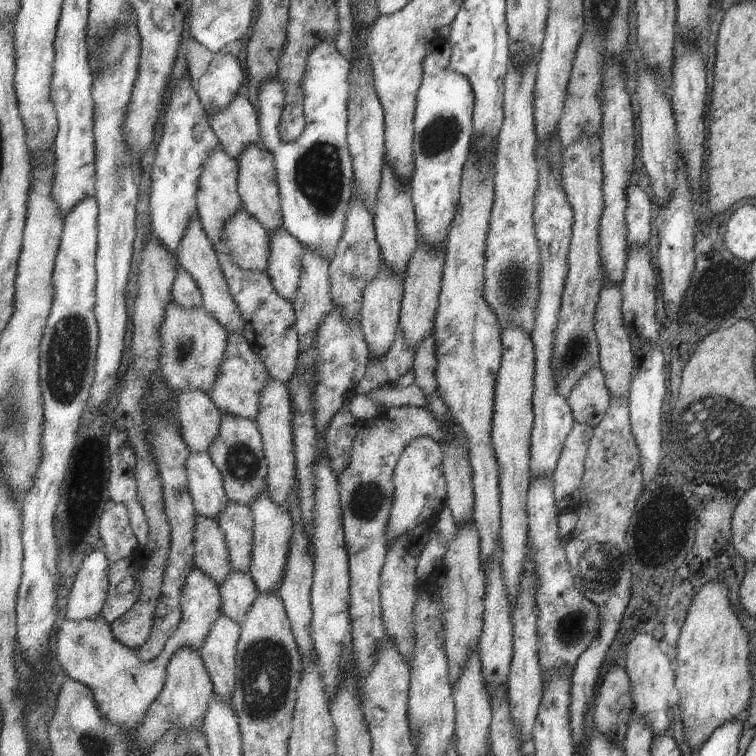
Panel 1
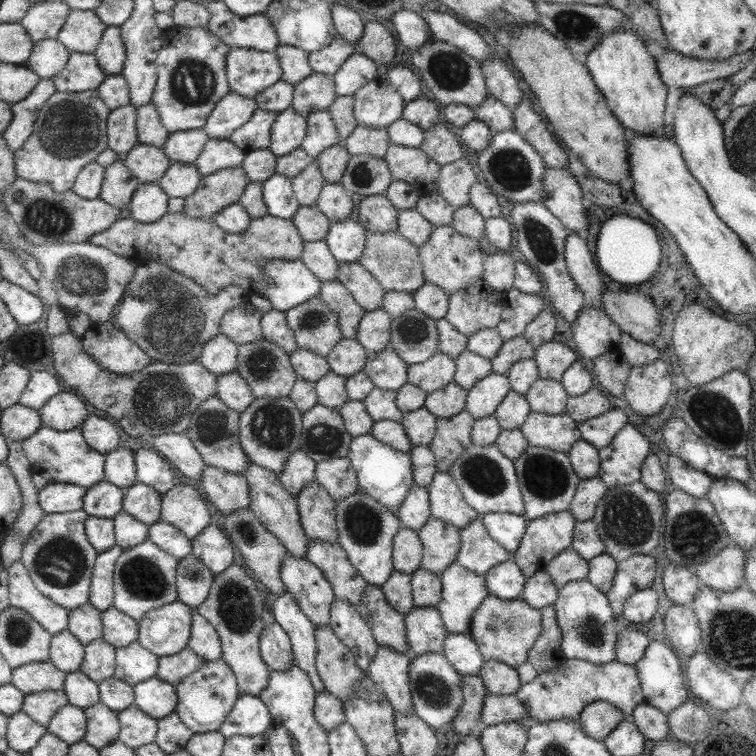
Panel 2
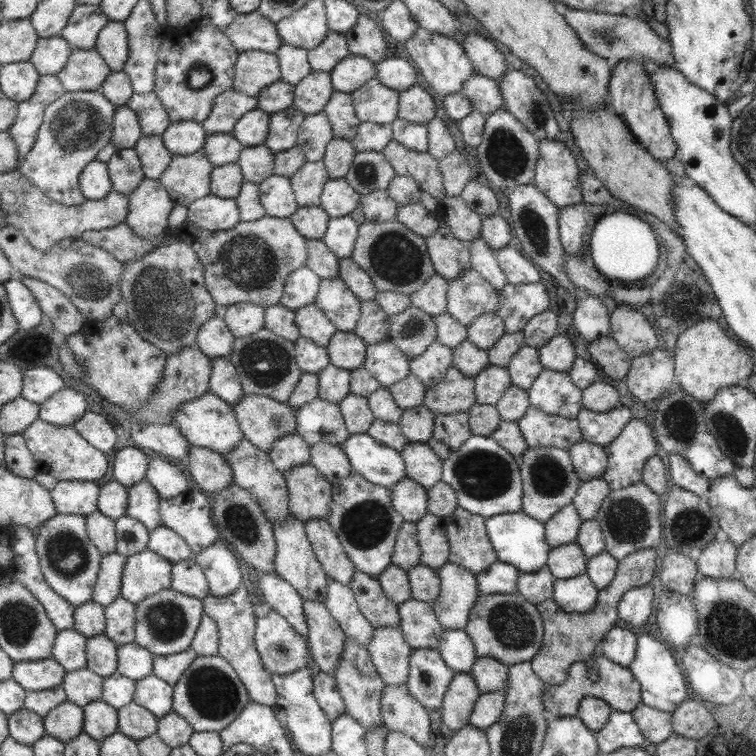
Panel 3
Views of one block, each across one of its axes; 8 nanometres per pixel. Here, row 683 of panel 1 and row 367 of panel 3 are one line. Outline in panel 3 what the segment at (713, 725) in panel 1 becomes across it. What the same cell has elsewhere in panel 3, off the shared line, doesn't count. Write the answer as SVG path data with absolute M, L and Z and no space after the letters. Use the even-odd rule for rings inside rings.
M701 320L689 330L681 332L674 346L674 379L680 391L701 404L709 403L715 394L729 386L745 386L743 380L751 372L752 360L746 356L737 342L733 341L713 320Z

